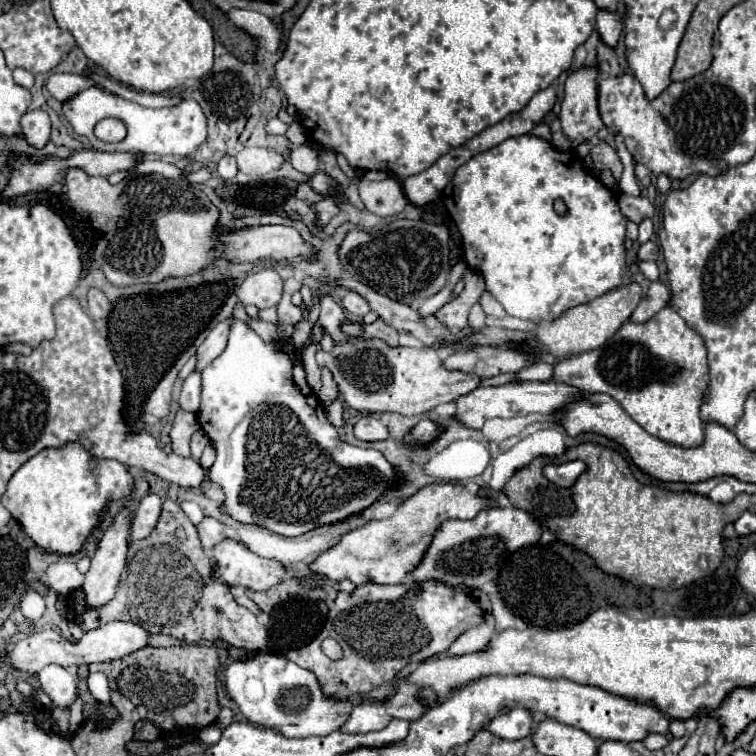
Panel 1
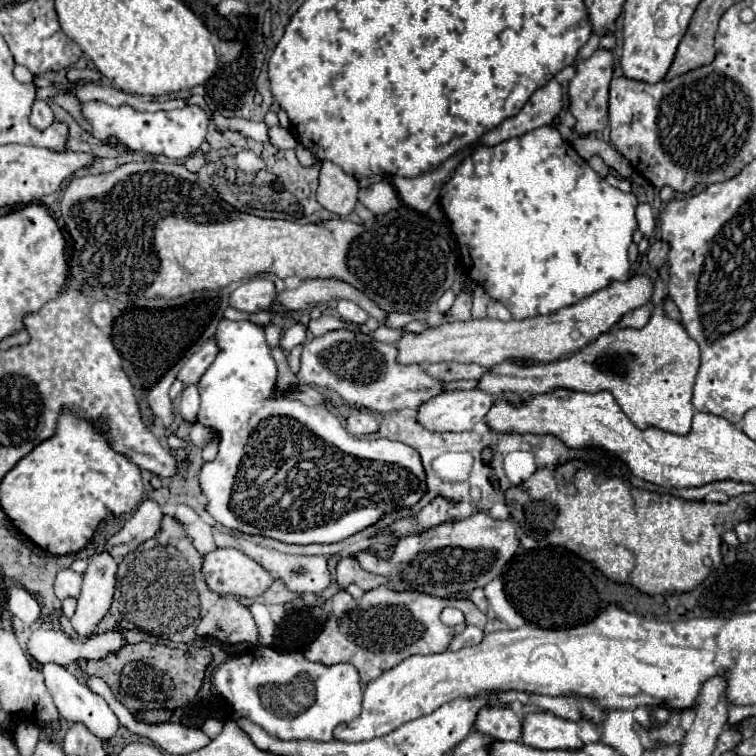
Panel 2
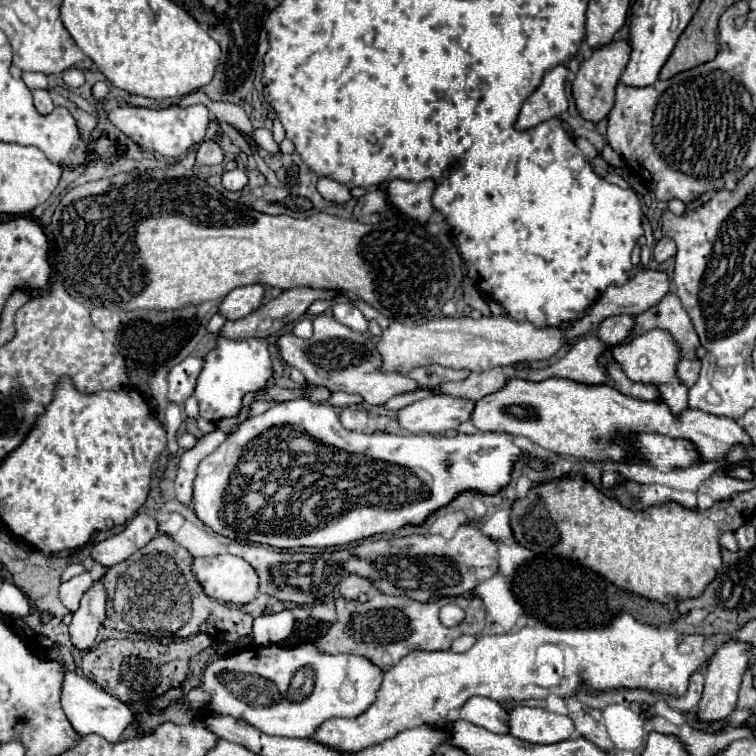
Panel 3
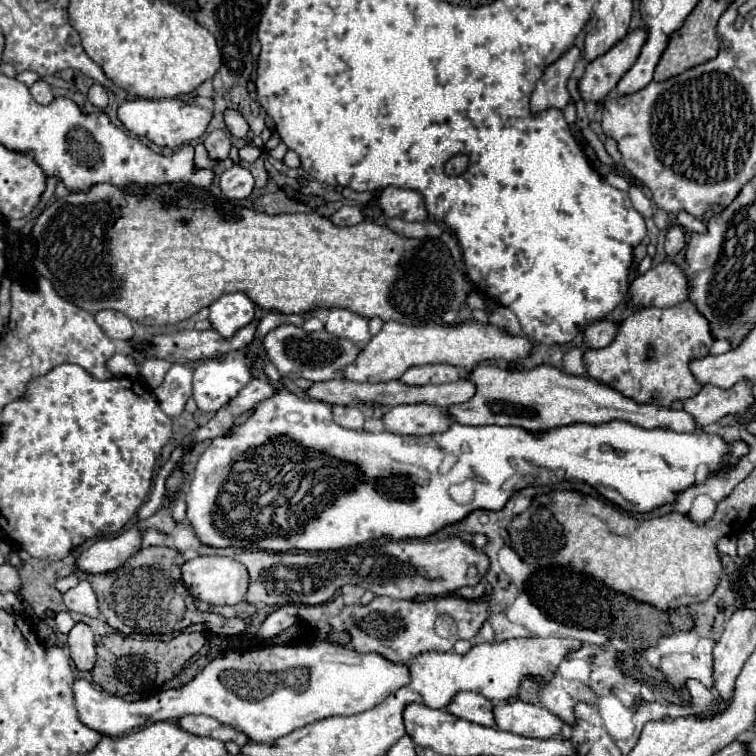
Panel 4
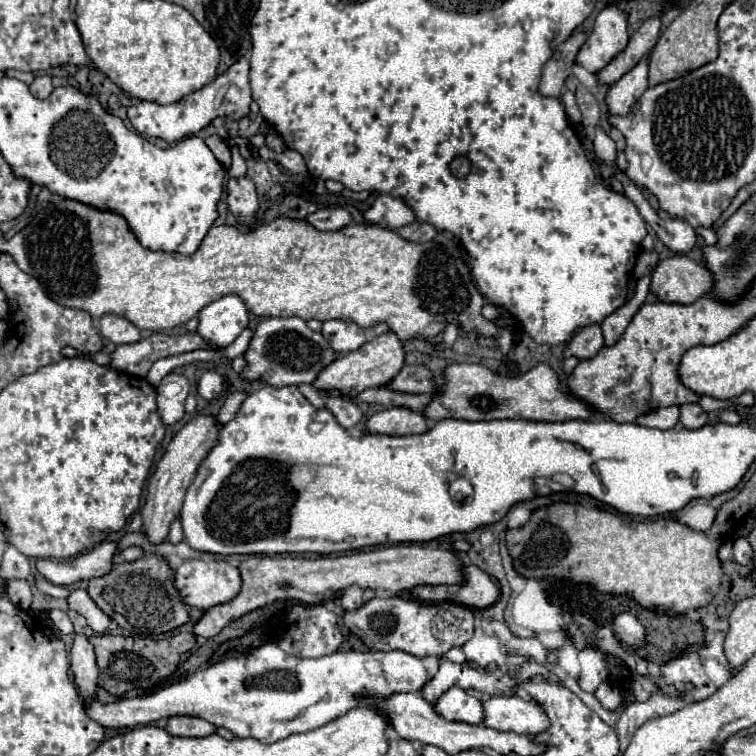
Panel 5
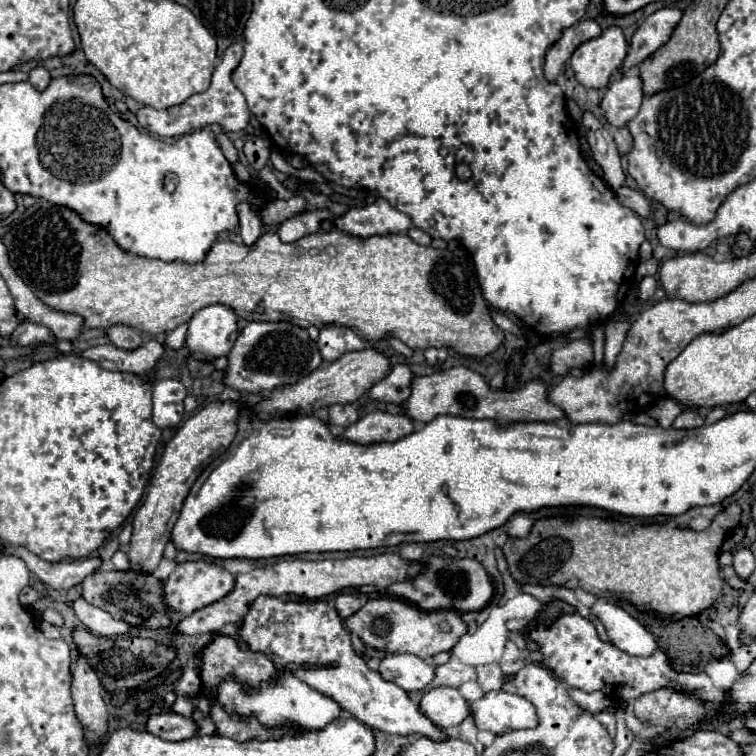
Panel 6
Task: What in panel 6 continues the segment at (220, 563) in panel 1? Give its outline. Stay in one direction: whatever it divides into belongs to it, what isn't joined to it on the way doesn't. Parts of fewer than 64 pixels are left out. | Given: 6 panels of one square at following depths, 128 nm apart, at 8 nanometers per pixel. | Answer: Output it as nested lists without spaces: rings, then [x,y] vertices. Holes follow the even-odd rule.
[[[182,562],[174,568],[174,572],[168,576],[164,584],[164,602],[184,616],[192,614],[194,610],[200,610],[220,598],[224,598],[234,588],[234,576],[212,562]]]

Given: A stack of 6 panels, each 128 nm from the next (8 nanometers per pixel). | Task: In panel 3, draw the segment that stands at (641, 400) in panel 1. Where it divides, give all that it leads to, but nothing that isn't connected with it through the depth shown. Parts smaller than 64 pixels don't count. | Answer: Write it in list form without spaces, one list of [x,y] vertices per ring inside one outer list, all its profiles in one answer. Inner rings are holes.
[[[660,330],[646,332],[644,336],[638,336],[630,344],[612,346],[612,352],[616,356],[616,362],[624,368],[630,380],[648,380],[652,384],[658,384],[660,398],[664,398],[664,402],[672,408],[672,412],[680,414],[688,408],[688,388],[684,388],[684,384],[676,380],[676,360],[680,360],[680,348],[672,340],[672,336],[668,336],[668,332]],[[596,336],[578,340],[566,356],[562,356],[556,364],[544,370],[534,370],[526,374],[526,380],[546,380],[546,378],[570,378],[582,384],[604,384],[608,380],[608,374],[598,364],[598,356],[608,346],[602,344]],[[492,368],[488,372],[472,372],[466,380],[460,382],[446,382],[440,386],[434,386],[430,390],[436,390],[438,394],[454,396],[454,398],[468,398],[472,402],[500,390],[504,386],[504,380],[508,380],[506,372],[502,368]]]

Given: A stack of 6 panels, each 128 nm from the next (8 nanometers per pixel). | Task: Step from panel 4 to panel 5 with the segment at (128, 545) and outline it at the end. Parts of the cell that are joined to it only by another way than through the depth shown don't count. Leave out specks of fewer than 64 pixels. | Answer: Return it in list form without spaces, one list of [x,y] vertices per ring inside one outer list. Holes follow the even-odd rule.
[[[102,542],[92,550],[72,558],[72,560],[36,560],[36,570],[48,578],[52,584],[70,586],[76,580],[90,580],[94,576],[104,576],[112,568],[116,554],[116,542]]]

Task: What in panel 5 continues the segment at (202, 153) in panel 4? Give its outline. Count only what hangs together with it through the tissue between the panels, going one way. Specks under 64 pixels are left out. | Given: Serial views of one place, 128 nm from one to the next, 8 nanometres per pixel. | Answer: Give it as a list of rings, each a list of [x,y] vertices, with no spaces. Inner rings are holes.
[[[208,136],[206,138],[206,144],[212,148],[212,152],[216,154],[216,159],[224,166],[225,169],[229,169],[231,166],[231,154],[230,146],[228,146],[228,142],[224,140],[224,138],[220,138],[220,136]]]

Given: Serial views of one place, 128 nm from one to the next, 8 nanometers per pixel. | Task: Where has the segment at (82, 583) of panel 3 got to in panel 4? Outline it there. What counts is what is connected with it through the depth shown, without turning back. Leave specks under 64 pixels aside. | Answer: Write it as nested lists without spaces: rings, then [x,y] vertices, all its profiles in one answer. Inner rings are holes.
[[[82,580],[78,586],[70,588],[64,594],[64,604],[68,610],[78,612],[78,614],[86,614],[92,618],[98,618],[98,604],[96,604],[96,594],[92,592],[92,586],[88,580]]]

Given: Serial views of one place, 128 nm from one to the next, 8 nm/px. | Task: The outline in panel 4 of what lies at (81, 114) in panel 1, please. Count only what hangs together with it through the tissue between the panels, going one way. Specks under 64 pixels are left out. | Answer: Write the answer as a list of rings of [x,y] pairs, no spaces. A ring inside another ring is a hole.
[[[194,96],[192,102],[186,102],[182,98],[170,98],[170,100],[136,98],[136,100],[126,100],[118,108],[118,118],[138,138],[146,138],[162,148],[174,150],[204,134],[208,122],[212,118],[212,108],[214,108],[212,98],[202,98],[202,96]]]

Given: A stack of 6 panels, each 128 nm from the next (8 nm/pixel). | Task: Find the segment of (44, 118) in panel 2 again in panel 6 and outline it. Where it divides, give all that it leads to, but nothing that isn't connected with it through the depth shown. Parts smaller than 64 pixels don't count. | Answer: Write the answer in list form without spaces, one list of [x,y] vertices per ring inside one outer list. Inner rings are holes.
[[[36,66],[34,70],[30,70],[28,74],[28,82],[36,88],[36,90],[44,90],[50,84],[50,72],[44,66]]]

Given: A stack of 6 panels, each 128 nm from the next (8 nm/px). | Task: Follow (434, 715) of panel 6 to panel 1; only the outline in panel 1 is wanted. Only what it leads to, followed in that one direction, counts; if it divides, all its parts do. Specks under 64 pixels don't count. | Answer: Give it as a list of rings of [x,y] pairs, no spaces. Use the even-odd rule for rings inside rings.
[[[512,708],[494,720],[488,722],[486,726],[494,736],[504,738],[504,740],[520,740],[530,736],[532,732],[532,716],[524,708]]]

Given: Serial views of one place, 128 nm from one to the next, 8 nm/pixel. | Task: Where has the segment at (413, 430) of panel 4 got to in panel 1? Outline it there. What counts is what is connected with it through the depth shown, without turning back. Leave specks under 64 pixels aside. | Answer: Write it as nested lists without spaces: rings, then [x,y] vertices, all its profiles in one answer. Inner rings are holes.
[[[514,382],[496,388],[476,388],[458,400],[456,404],[456,420],[472,430],[480,430],[482,424],[490,418],[512,418],[512,416],[526,416],[526,414],[556,414],[566,404],[580,400],[582,394],[576,388],[568,388],[568,384],[552,384],[552,382]]]

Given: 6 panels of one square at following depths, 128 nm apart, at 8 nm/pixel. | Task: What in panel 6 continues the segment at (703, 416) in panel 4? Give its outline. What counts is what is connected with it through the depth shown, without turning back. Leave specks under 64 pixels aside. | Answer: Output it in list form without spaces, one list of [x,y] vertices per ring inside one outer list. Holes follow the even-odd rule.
[[[684,410],[672,424],[672,428],[700,428],[704,426],[704,418],[696,410]]]

